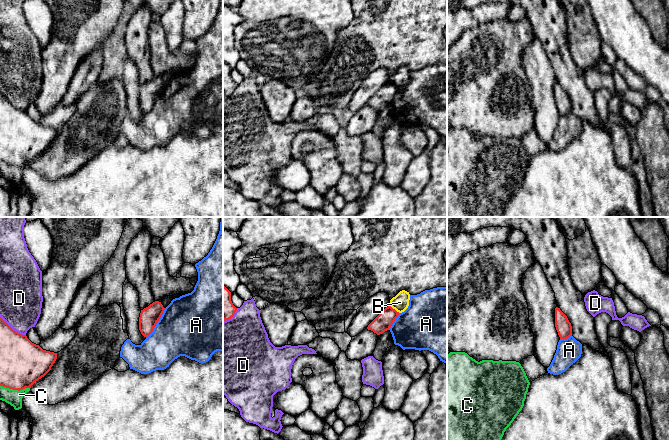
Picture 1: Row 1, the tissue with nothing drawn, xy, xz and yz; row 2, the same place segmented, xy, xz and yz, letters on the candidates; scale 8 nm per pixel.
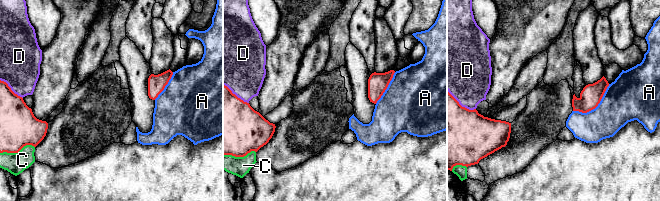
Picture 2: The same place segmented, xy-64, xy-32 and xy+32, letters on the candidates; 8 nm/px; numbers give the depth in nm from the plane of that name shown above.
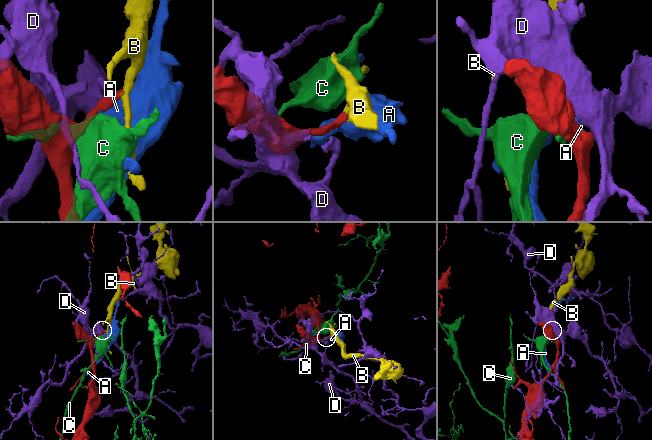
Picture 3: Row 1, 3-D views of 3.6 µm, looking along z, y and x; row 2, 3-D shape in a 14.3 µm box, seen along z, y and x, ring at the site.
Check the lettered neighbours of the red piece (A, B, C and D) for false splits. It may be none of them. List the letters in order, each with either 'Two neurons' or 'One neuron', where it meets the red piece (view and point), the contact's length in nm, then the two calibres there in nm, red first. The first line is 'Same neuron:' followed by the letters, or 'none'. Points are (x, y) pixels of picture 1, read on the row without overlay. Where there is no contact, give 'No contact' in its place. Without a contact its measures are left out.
Same neuron: none
A: Two neurons. Touches red at xy (156, 99). Shared border 300 nm. Thickness 160 nm (red) against 460 nm
B: Two neurons. Touches red at xz (394, 85). Shared border 110 nm. Thickness 140 nm (red) against 140 nm
C: Two neurons. Touches red at xy (15, 165). Shared border 240 nm. Thickness 360 nm (red) against 130 nm
D: Two neurons. Touches red at xy (12, 105). Shared border 260 nm. Thickness 340 nm (red) against 340 nm

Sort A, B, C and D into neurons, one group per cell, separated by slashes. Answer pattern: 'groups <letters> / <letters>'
groups A / B / C / D

